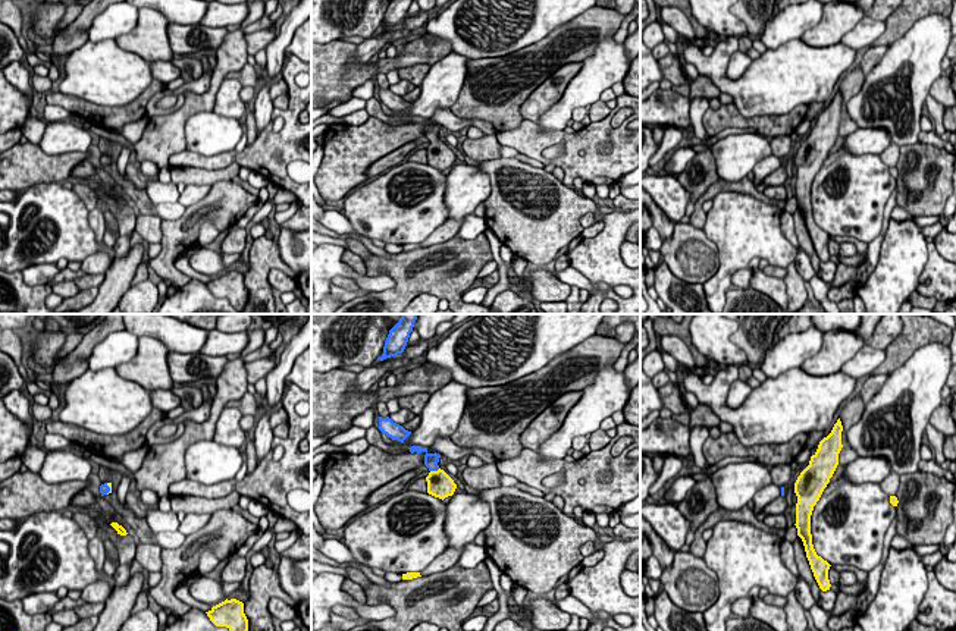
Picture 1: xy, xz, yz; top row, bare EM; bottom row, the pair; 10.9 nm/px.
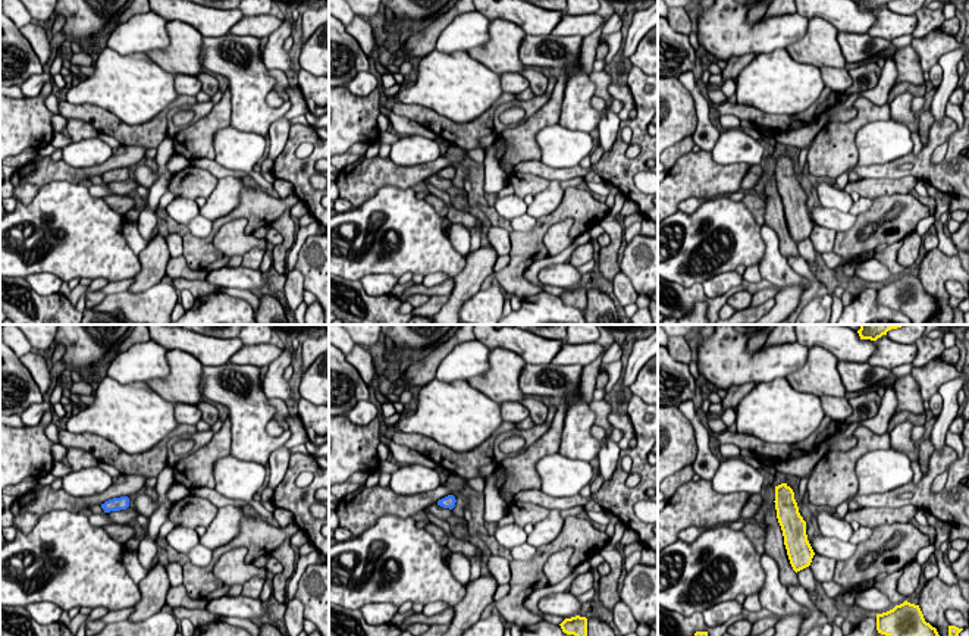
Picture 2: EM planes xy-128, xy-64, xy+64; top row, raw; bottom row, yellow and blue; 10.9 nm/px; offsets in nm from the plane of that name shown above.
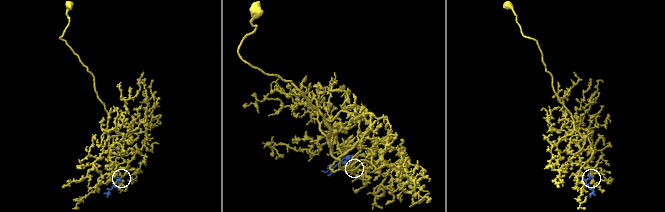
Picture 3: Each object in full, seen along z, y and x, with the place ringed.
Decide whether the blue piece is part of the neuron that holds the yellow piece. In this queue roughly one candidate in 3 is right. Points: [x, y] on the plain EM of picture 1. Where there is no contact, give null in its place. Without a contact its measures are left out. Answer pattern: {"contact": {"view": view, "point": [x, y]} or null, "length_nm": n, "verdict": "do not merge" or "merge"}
{"contact": {"view": "xz", "point": [435, 143]}, "length_nm": 120, "verdict": "merge"}

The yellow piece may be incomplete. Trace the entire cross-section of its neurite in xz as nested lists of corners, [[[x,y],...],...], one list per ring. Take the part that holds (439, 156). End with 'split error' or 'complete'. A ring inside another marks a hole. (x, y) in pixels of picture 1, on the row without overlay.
[[[411,117],[408,119],[411,125],[417,123],[421,125],[424,123],[424,136],[429,139],[429,147],[426,148],[427,153],[427,164],[439,169],[439,170],[445,170],[448,167],[452,167],[457,156],[454,154],[454,151],[443,142],[439,139],[438,134],[441,126],[439,125],[429,125],[427,119],[420,119],[420,117]]]; split error

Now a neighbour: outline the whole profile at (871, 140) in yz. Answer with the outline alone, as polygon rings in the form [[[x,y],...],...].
[[[881,128],[856,129],[847,135],[841,145],[855,156],[877,154],[880,156],[891,144],[890,134]]]

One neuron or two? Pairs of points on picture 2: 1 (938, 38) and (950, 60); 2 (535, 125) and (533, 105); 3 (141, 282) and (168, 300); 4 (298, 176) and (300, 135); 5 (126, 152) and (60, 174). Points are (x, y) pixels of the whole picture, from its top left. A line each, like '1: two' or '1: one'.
1: two
2: two
3: two
4: one
5: one

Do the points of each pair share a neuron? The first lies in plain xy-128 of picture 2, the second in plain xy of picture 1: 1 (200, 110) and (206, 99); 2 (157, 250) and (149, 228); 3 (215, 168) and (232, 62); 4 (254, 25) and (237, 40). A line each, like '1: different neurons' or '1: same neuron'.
1: different neurons
2: different neurons
3: different neurons
4: different neurons

